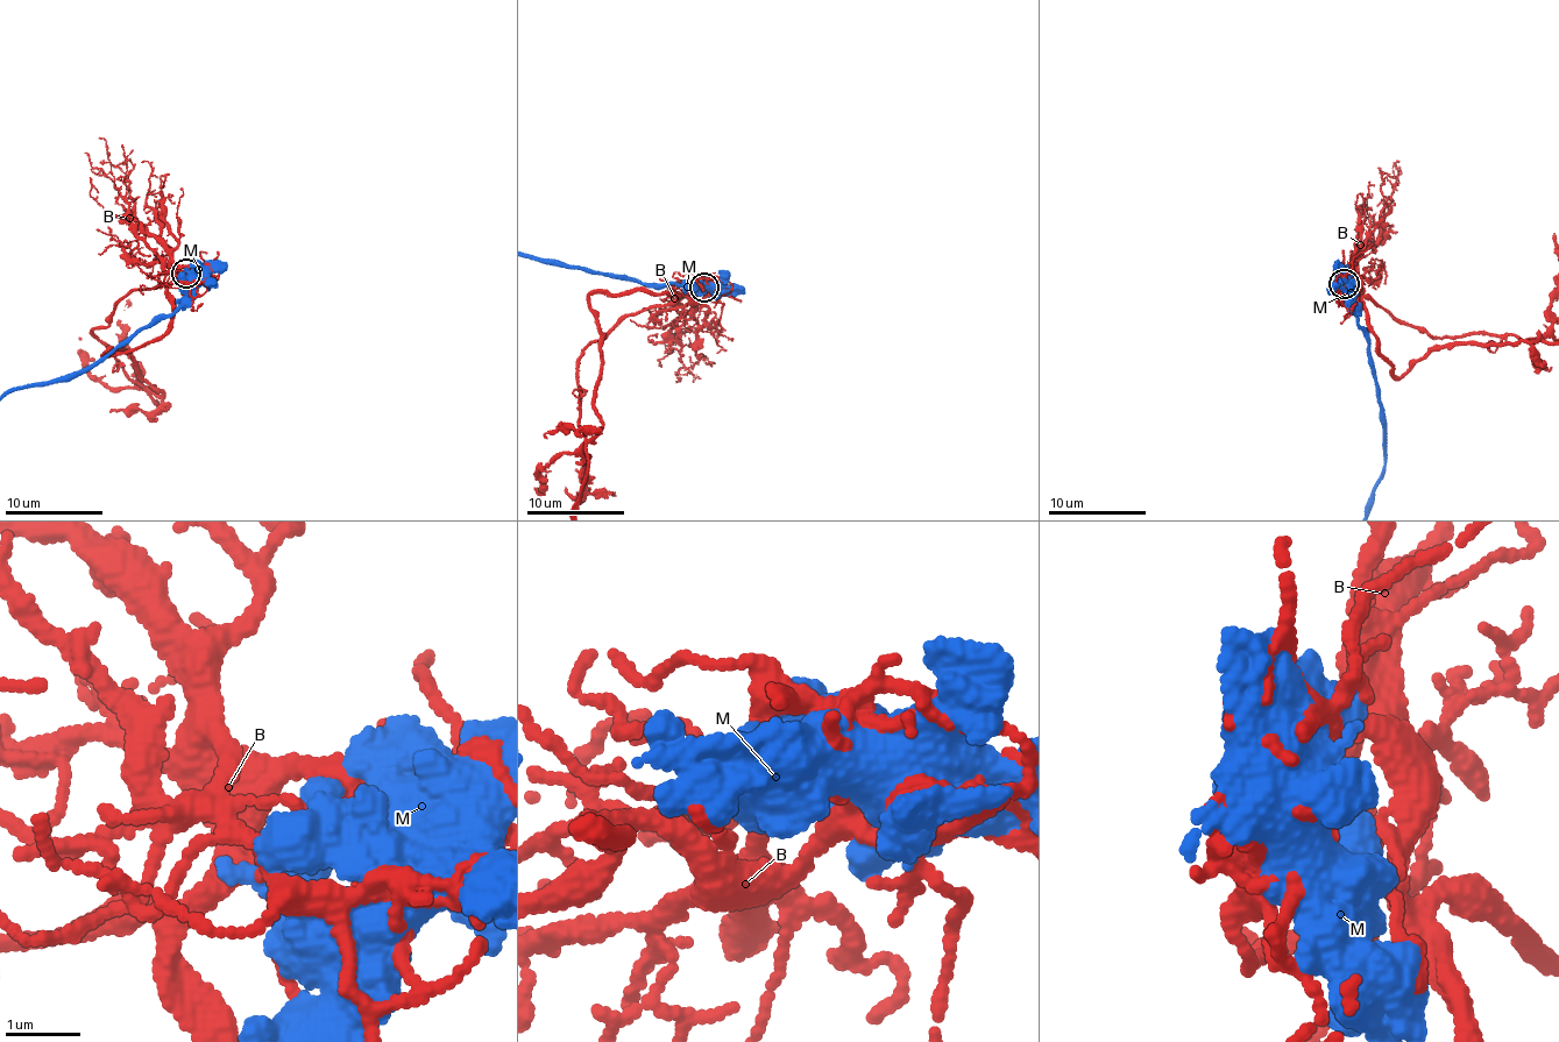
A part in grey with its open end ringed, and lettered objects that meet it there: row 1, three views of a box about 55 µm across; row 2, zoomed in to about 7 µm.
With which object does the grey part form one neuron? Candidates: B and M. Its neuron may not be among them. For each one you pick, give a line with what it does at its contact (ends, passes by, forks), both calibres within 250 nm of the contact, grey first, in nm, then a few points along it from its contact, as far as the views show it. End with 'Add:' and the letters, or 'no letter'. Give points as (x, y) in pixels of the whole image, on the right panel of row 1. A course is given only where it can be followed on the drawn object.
M: it passes by; 50 nm thick on the grey side, 650 nm on the other
Add: M

